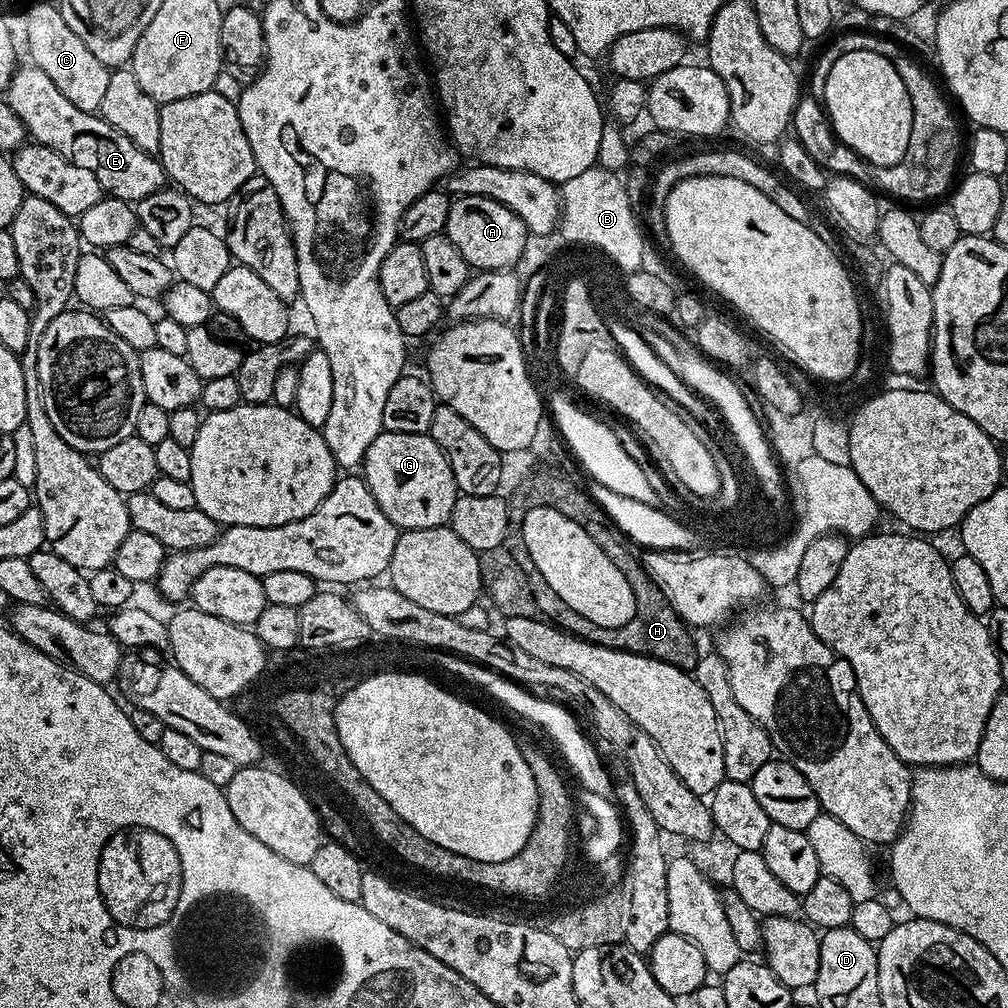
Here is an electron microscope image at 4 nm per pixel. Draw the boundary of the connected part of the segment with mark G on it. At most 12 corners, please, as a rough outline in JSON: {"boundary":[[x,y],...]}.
{"boundary":[[381,430],[362,475],[397,529],[451,521],[458,489],[431,435]]}

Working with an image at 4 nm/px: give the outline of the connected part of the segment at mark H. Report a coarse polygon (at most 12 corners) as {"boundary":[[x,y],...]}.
{"boundary":[[558,594],[537,596],[551,623],[689,674],[702,652],[665,596],[640,600],[617,628],[580,619]]}

